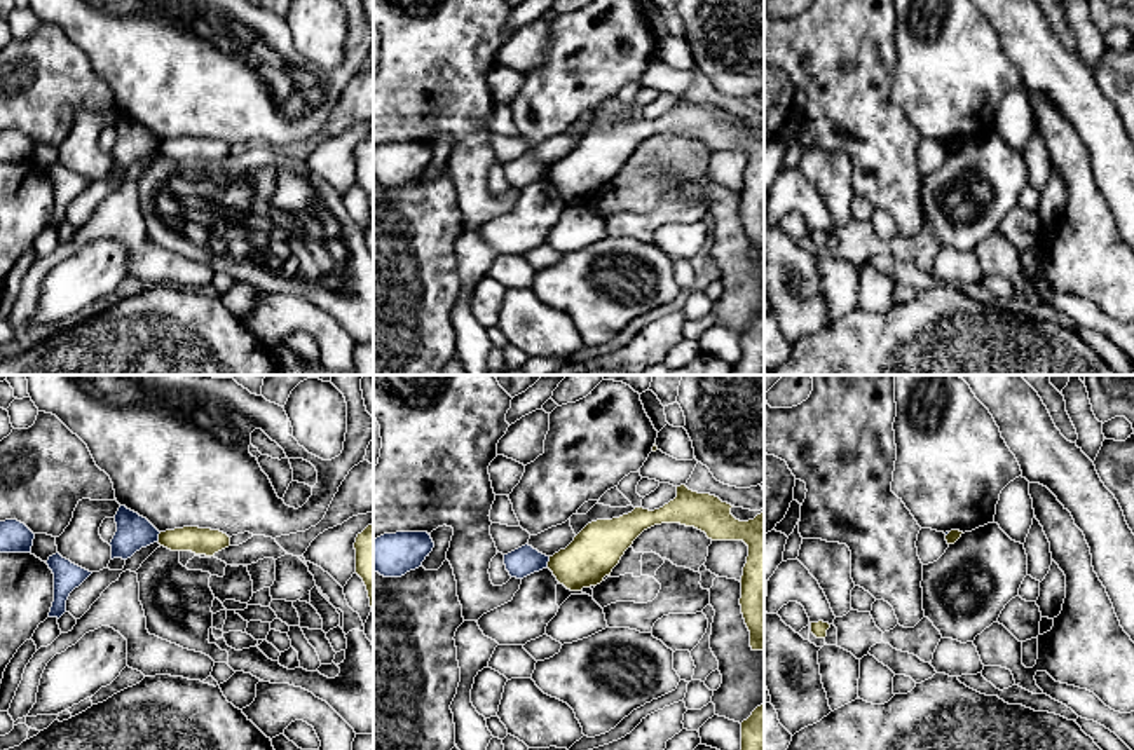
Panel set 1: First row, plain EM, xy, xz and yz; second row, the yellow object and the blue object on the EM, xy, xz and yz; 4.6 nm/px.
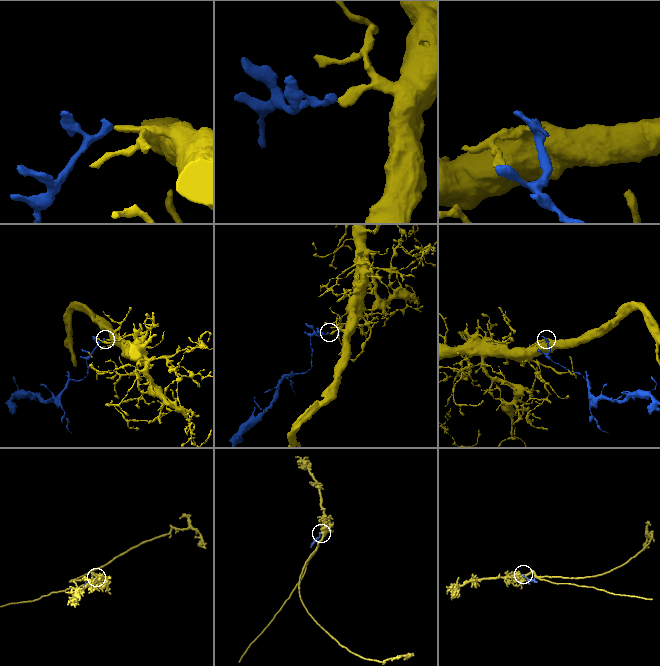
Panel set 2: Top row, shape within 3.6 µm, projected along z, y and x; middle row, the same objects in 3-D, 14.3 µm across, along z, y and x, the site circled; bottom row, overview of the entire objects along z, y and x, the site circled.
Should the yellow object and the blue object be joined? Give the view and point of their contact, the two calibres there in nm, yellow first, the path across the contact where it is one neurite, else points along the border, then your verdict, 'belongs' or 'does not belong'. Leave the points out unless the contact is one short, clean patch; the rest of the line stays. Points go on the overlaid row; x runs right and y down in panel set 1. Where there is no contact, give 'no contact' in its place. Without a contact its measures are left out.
contact xz (548, 562); calibres 220 and 140 nm; border xz (550, 557), (546, 565); does not belong

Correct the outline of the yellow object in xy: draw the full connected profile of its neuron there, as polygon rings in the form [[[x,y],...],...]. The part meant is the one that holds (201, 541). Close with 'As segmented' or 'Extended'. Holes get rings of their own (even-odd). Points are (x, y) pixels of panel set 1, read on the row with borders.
[[[183,527],[161,532],[159,544],[171,551],[192,551],[213,556],[230,546],[230,537],[220,530]]]. As segmented

